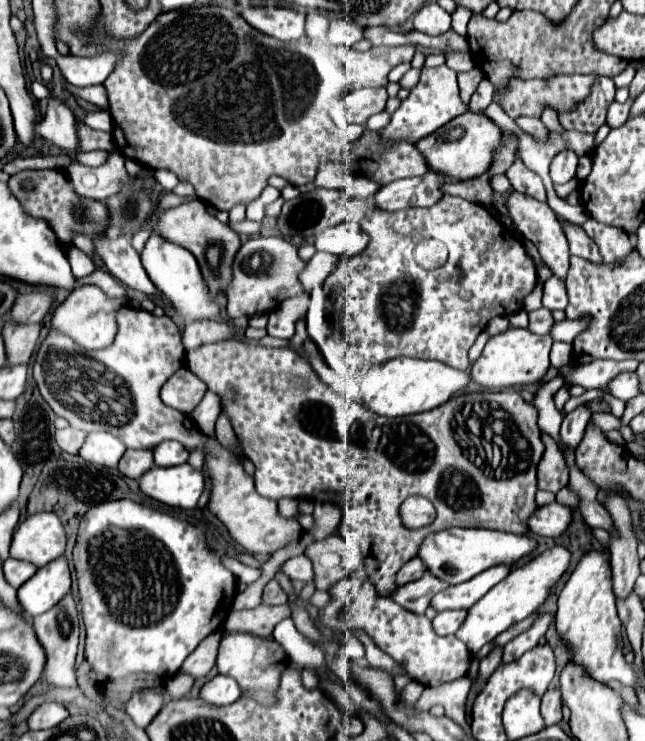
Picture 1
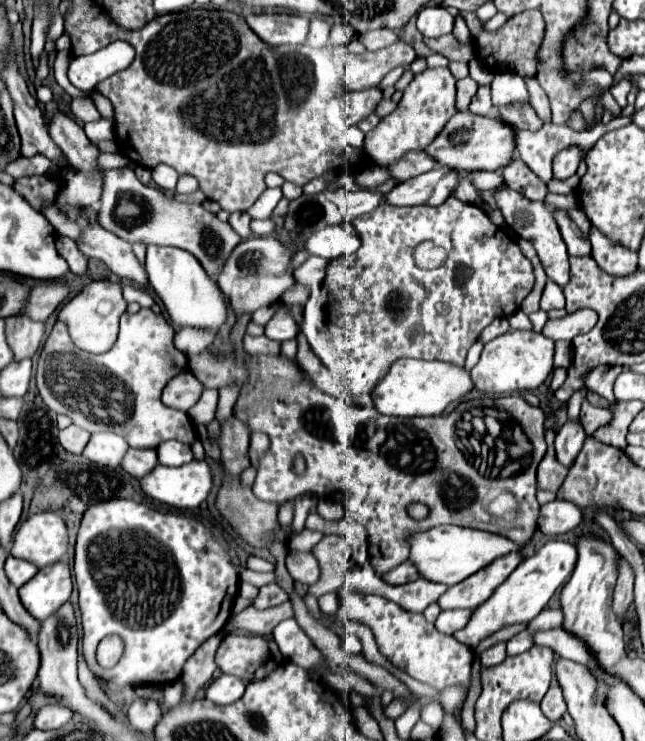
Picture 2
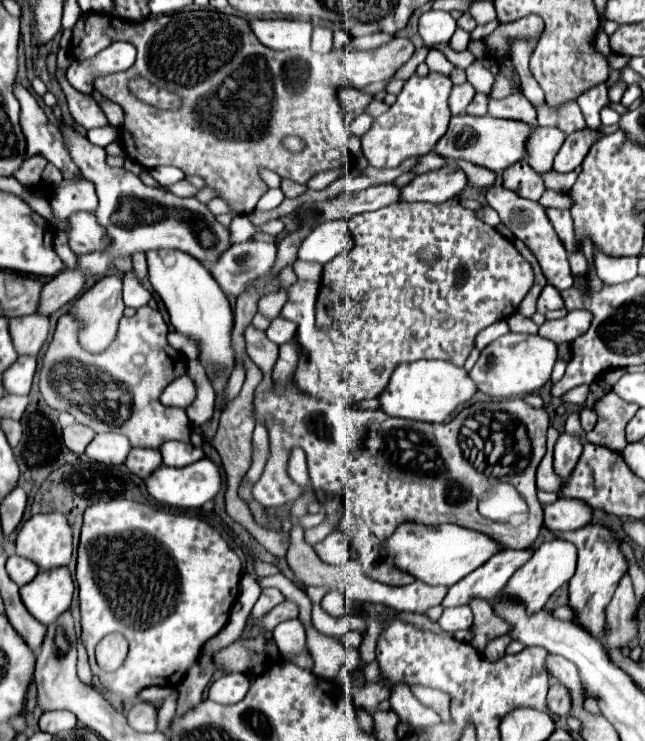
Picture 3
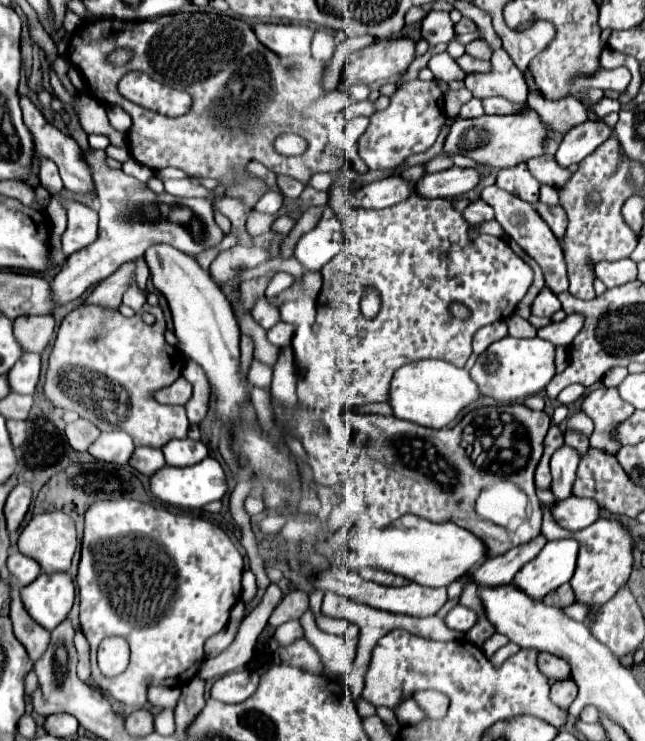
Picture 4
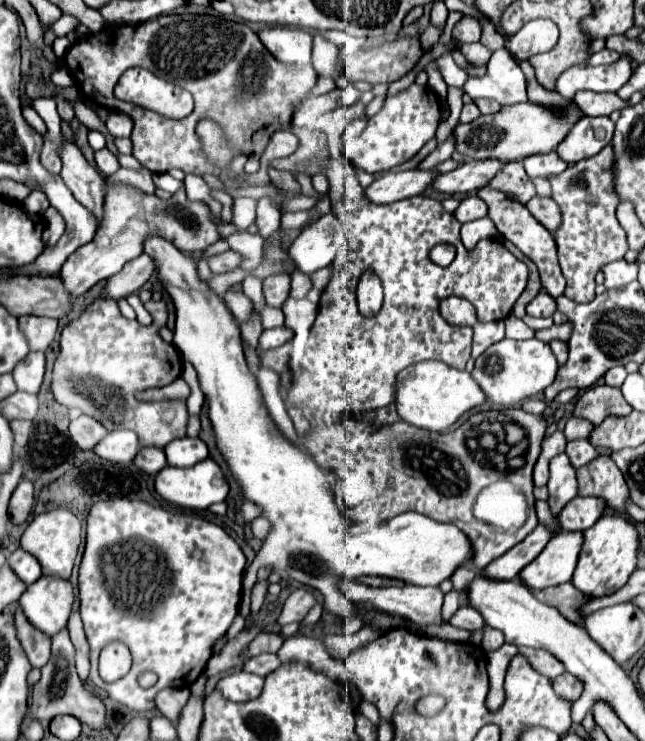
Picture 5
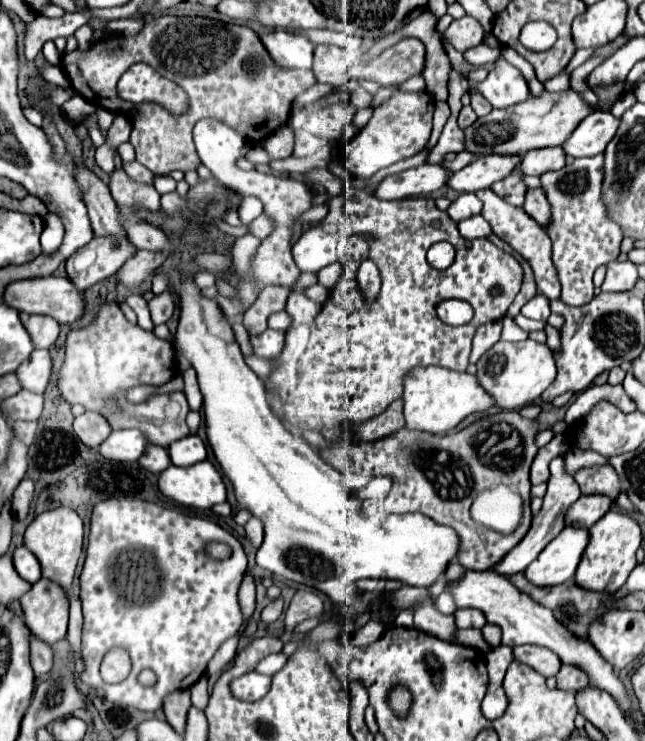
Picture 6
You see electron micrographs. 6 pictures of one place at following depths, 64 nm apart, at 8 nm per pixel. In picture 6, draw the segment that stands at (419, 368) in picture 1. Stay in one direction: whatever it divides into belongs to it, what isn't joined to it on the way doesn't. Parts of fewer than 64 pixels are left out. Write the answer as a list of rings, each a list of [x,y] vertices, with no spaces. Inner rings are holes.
[[[428,366],[414,368],[404,378],[404,418],[408,430],[428,432],[428,434],[448,434],[454,430],[466,416],[484,412],[494,406],[492,396],[480,388],[480,382],[468,372],[454,372],[448,368]]]

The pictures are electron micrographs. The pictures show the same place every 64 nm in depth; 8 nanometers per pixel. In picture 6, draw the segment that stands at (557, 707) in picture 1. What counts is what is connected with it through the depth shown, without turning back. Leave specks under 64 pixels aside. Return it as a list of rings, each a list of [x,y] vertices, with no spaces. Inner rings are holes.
[[[562,664],[556,680],[558,680],[558,688],[572,692],[588,686],[588,678],[584,676],[584,672],[580,672],[580,668],[572,668],[570,664]]]

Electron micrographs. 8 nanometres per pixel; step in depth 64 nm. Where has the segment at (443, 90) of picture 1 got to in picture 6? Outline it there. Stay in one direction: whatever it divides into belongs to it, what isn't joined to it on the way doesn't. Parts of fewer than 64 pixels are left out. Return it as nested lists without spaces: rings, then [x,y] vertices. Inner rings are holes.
[[[427,91],[401,92],[388,98],[374,110],[368,124],[344,146],[342,158],[352,178],[370,178],[380,168],[386,168],[398,160],[410,158],[424,150],[433,128],[434,100]]]

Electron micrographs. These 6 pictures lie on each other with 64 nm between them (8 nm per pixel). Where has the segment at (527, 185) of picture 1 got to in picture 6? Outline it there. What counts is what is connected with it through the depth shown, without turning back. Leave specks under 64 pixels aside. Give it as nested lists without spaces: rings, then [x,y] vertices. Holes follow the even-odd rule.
[[[512,172],[508,178],[492,184],[492,190],[494,190],[500,198],[508,200],[508,204],[512,204],[512,206],[522,206],[522,204],[524,204],[526,186],[524,186],[524,182],[522,182],[520,172]]]

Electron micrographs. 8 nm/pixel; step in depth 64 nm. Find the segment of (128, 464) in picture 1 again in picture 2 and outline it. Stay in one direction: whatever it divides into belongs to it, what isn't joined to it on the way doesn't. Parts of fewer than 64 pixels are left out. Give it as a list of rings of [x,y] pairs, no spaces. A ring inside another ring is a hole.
[[[130,448],[122,460],[122,468],[134,476],[134,478],[144,478],[148,472],[152,472],[158,466],[158,454],[156,450],[136,450]]]

